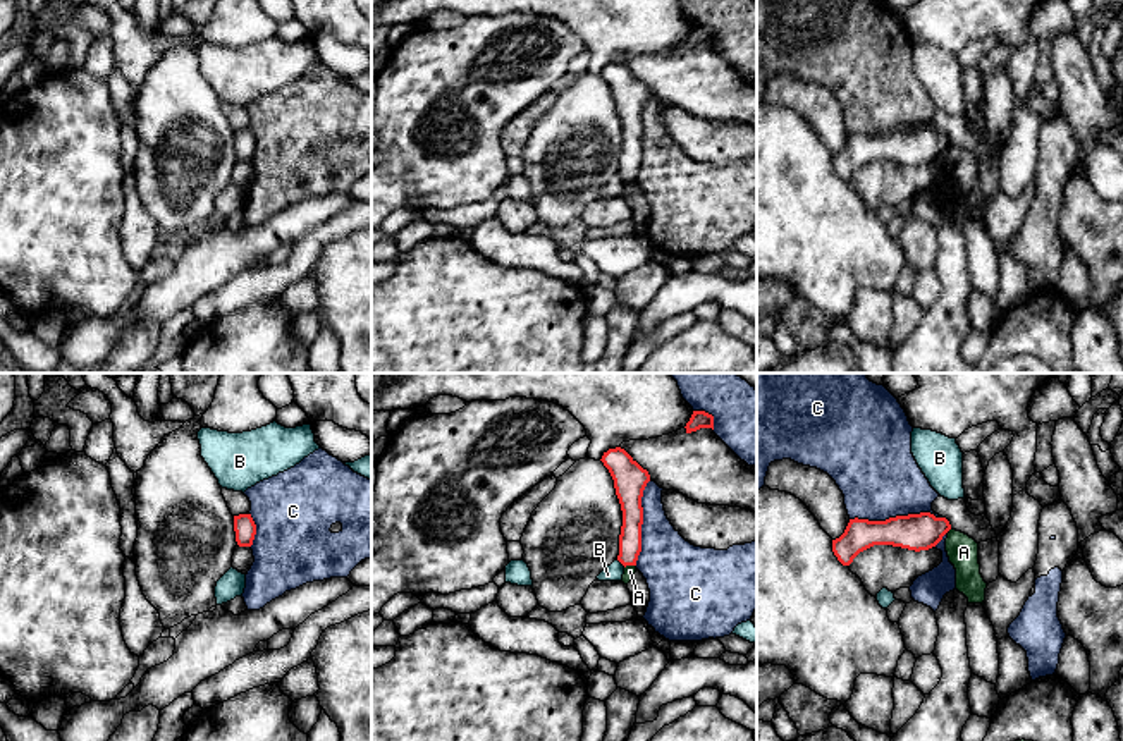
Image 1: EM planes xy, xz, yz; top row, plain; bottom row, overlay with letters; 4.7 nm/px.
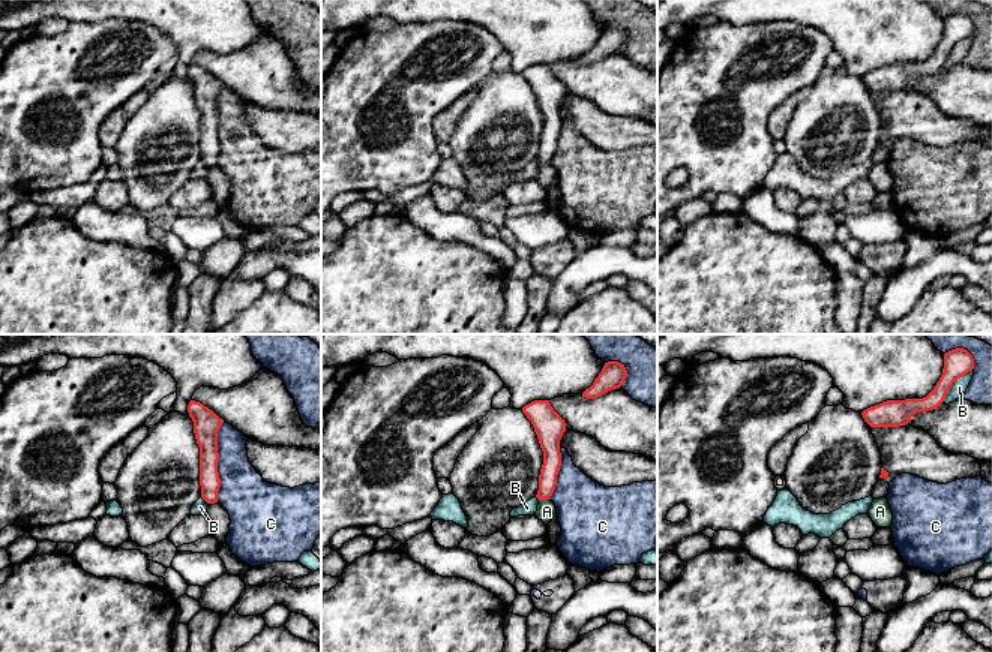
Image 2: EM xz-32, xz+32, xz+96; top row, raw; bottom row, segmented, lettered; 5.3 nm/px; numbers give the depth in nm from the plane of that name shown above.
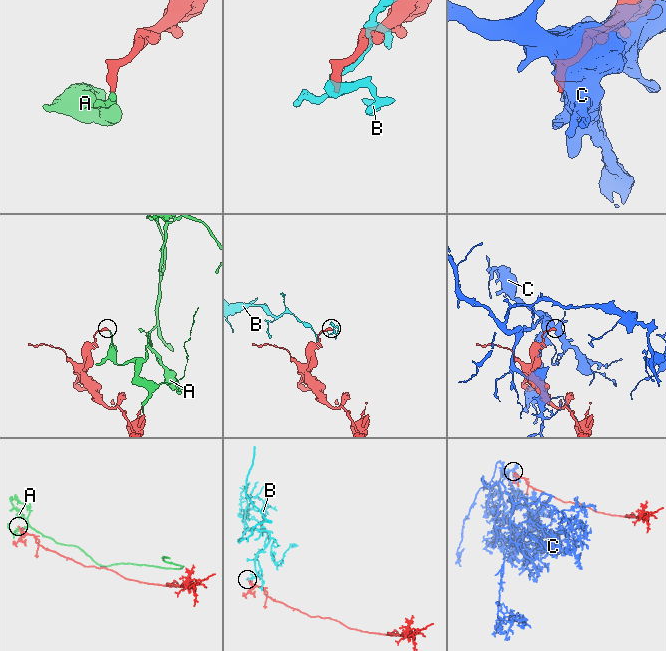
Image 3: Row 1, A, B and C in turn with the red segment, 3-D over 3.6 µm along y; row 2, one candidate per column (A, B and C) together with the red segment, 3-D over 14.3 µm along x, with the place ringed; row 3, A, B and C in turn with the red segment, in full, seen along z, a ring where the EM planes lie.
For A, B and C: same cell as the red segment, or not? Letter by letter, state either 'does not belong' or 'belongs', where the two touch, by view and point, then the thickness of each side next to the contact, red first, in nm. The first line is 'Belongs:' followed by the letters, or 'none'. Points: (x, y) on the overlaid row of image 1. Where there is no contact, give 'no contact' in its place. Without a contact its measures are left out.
Belongs: none
A: does not belong; contact xz (630, 564); calibres 110 and 50 nm
B: does not belong; contact xz (621, 563); calibres 110 and 80 nm
C: does not belong; contact yz (896, 516); calibres 180 and 380 nm

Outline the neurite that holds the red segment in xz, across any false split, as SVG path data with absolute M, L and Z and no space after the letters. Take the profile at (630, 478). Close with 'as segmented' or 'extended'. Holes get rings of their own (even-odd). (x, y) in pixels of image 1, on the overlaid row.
M621 447L609 449L600 461L614 480L616 495L623 511L617 560L624 567L636 566L641 552L641 497L650 481L650 475Z; as segmented

